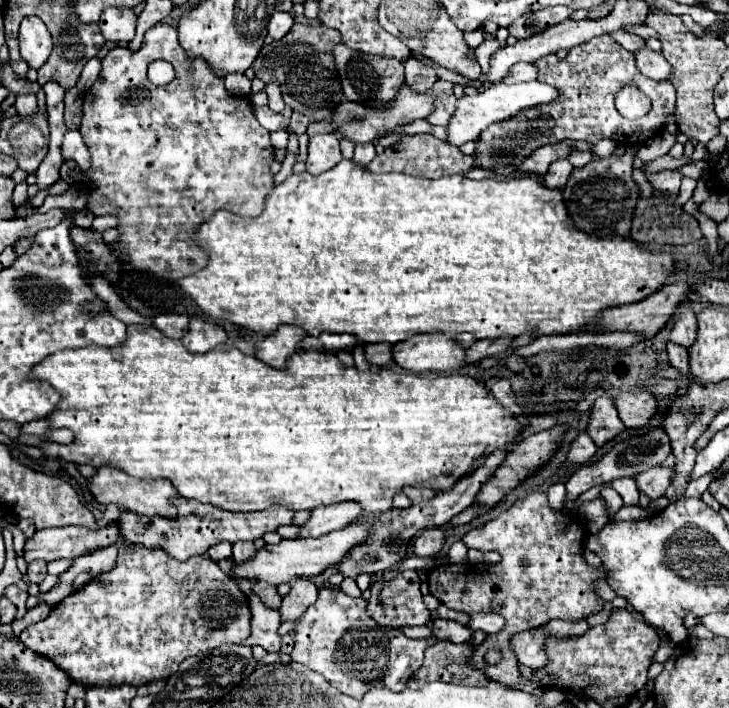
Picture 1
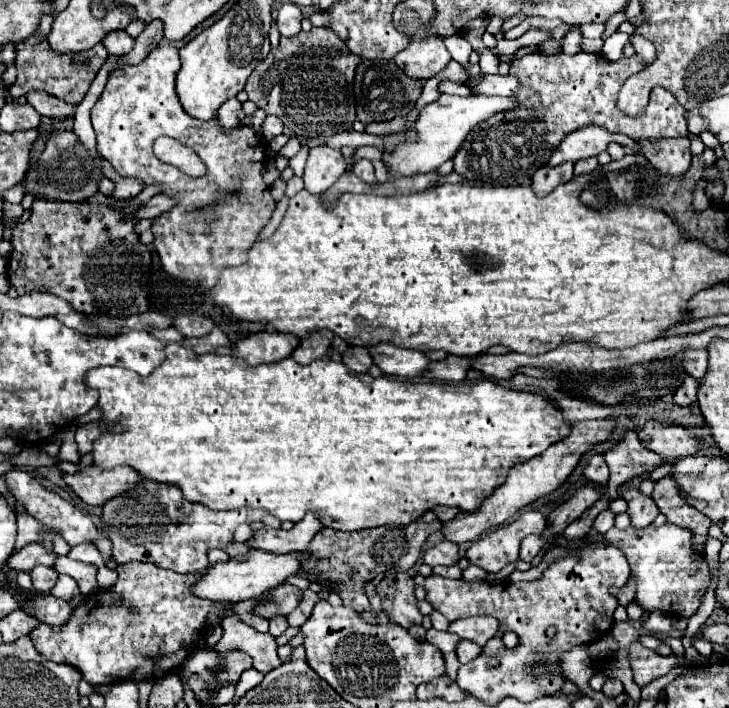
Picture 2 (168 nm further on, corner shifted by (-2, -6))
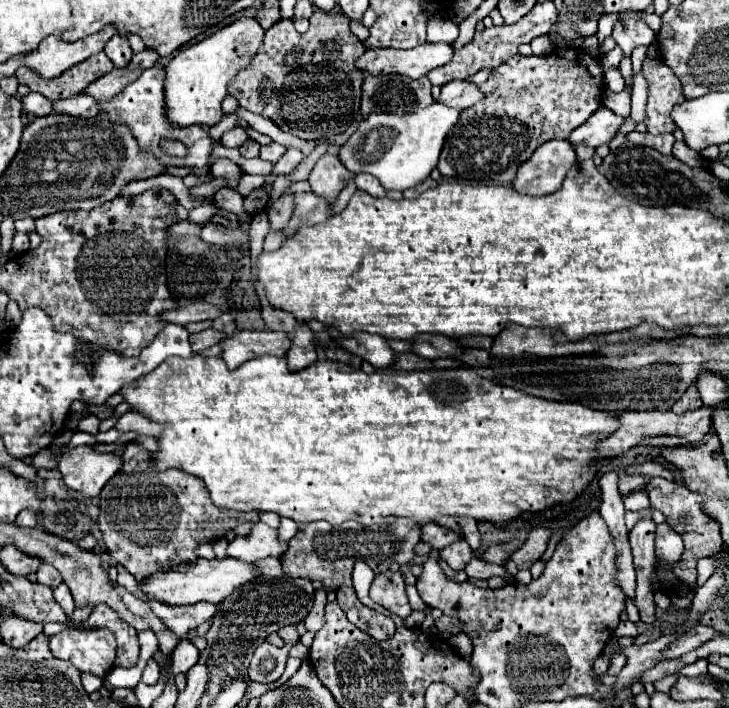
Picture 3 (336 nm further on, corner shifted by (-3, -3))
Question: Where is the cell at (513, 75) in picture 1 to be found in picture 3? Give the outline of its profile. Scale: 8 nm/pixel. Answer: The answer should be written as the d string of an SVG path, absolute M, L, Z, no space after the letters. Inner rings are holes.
M452 80L452 82L444 84L440 98L438 98L438 102L448 104L450 108L462 108L462 110L480 100L484 100L484 94L480 92L480 88L472 82L464 82L464 80Z

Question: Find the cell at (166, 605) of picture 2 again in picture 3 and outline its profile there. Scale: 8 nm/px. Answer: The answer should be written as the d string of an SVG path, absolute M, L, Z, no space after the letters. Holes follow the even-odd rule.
M104 628L64 630L50 638L50 650L56 658L72 662L80 672L104 678L116 656L116 640Z

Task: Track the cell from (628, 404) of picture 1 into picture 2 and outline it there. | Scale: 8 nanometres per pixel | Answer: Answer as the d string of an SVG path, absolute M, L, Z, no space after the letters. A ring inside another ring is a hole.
M649 419L643 429L637 431L639 441L653 453L663 457L685 457L699 451L699 439L683 425L669 425L657 419Z

